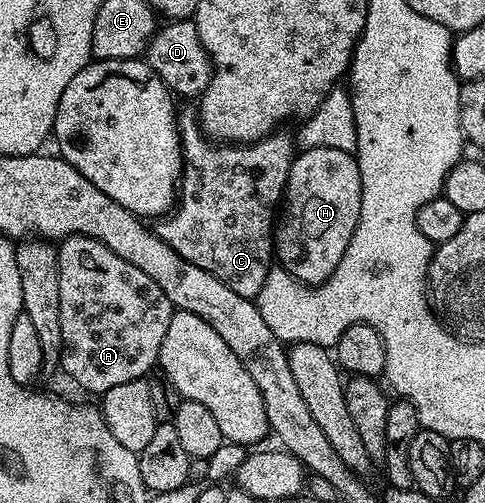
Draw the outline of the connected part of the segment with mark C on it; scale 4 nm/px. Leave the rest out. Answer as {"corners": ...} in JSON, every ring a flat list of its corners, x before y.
{"corners":[[183,109,178,116,182,176,178,183,176,209,167,213,156,226,160,240,184,256,184,260,196,264,196,268,204,268,204,272,212,272,212,276,228,284,232,292,240,292,240,296,251,300,257,299,260,288,264,288,264,280,276,258,273,235,276,211,286,193,288,172,296,153,293,140,282,133,275,132,249,144,219,144,202,133,193,109]]}

